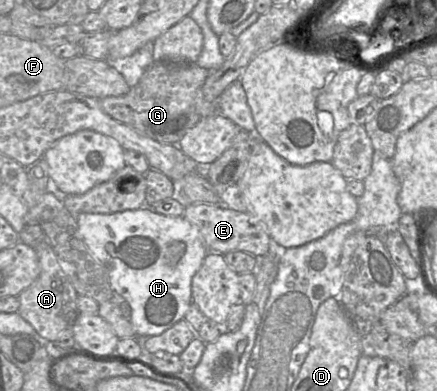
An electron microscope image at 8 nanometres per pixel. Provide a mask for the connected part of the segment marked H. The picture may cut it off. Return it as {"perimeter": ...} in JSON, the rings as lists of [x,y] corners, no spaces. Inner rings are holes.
{"perimeter":[[[143,206],[136,210],[126,210],[126,211],[120,211],[113,214],[89,214],[89,213],[81,213],[76,216],[76,222],[77,226],[80,232],[80,235],[90,251],[90,253],[93,255],[93,257],[100,262],[103,266],[105,266],[107,273],[108,273],[108,279],[109,283],[111,285],[112,290],[117,296],[121,296],[126,300],[130,307],[131,307],[131,317],[130,322],[136,332],[137,338],[139,339],[145,339],[150,336],[157,336],[171,328],[175,323],[180,321],[181,319],[184,319],[184,316],[186,312],[188,311],[191,303],[192,303],[192,279],[193,276],[196,274],[196,272],[199,270],[200,266],[203,263],[204,258],[206,257],[208,253],[208,248],[205,245],[201,234],[199,232],[199,229],[194,224],[190,223],[188,220],[186,220],[183,216],[181,217],[172,217],[172,216],[165,216],[162,214],[156,213],[151,207]],[[173,241],[181,241],[184,242],[186,245],[185,253],[183,257],[180,259],[180,261],[174,265],[170,266],[168,265],[168,261],[166,259],[166,251],[169,247],[169,245]]]}

